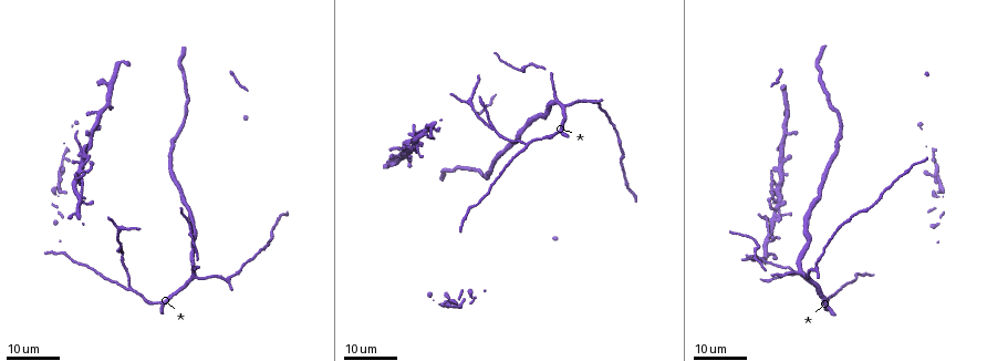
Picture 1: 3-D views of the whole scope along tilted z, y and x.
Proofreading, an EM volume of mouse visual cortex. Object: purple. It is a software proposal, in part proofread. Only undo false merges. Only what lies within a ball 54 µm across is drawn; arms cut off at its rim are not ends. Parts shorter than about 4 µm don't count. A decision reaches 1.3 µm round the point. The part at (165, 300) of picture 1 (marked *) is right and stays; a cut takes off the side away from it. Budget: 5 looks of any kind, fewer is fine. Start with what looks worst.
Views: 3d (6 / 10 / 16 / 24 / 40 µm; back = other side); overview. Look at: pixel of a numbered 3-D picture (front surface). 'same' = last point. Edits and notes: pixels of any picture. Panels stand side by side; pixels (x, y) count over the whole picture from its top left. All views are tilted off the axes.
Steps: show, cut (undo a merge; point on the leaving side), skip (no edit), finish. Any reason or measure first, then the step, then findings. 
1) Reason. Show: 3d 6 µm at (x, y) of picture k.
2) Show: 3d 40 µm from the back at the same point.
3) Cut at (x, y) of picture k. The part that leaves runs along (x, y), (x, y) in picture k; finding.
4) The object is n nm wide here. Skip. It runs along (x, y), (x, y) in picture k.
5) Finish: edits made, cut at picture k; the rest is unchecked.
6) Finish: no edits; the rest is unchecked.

Two arms in line, one across. Show: 3d 16 µm at (492, 127) of picture 1.

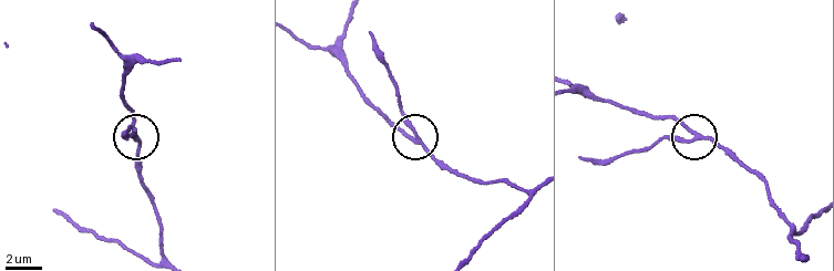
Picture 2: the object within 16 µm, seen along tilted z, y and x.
Show: 3d 6 µm at (410, 135) of picture 2.

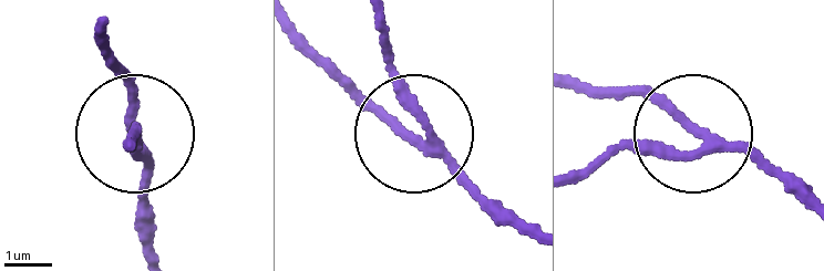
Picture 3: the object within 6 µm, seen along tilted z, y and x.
Show: 3d 6 µm from the back at (411, 133) of picture 3.

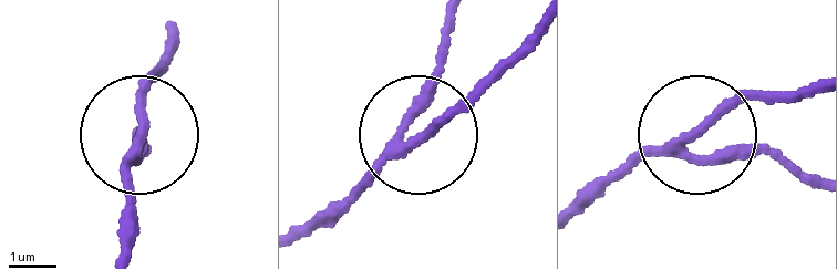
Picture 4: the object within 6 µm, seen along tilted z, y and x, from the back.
The side arm is 7 µm long. Skip. Continuous, no second neuron.

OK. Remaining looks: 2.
Three arms meet. Show: 3d 24 µm at (556, 102) of picture 1.

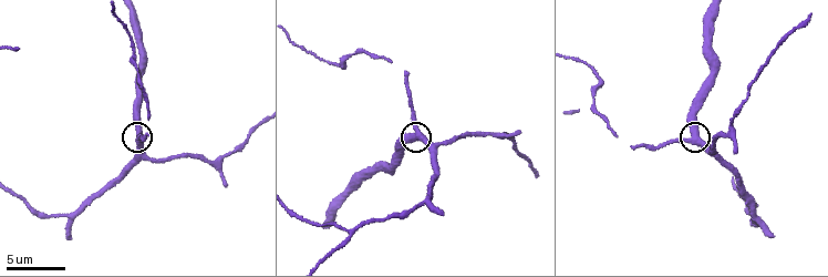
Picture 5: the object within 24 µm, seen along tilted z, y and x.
Show: 3d 10 µm at (415, 136) of picture 5.

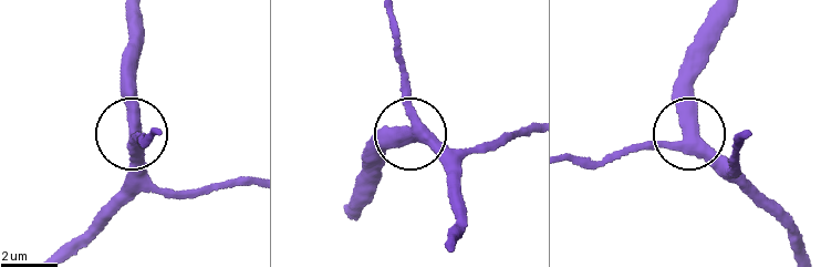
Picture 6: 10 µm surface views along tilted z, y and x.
The object is 410 nm wide here. Skip. It runs along (794, 250), (786, 225), (697, 142), (625, 145) in picture 6; one neuron here.

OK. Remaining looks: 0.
Finish: no edits; the rest is unchecked.

